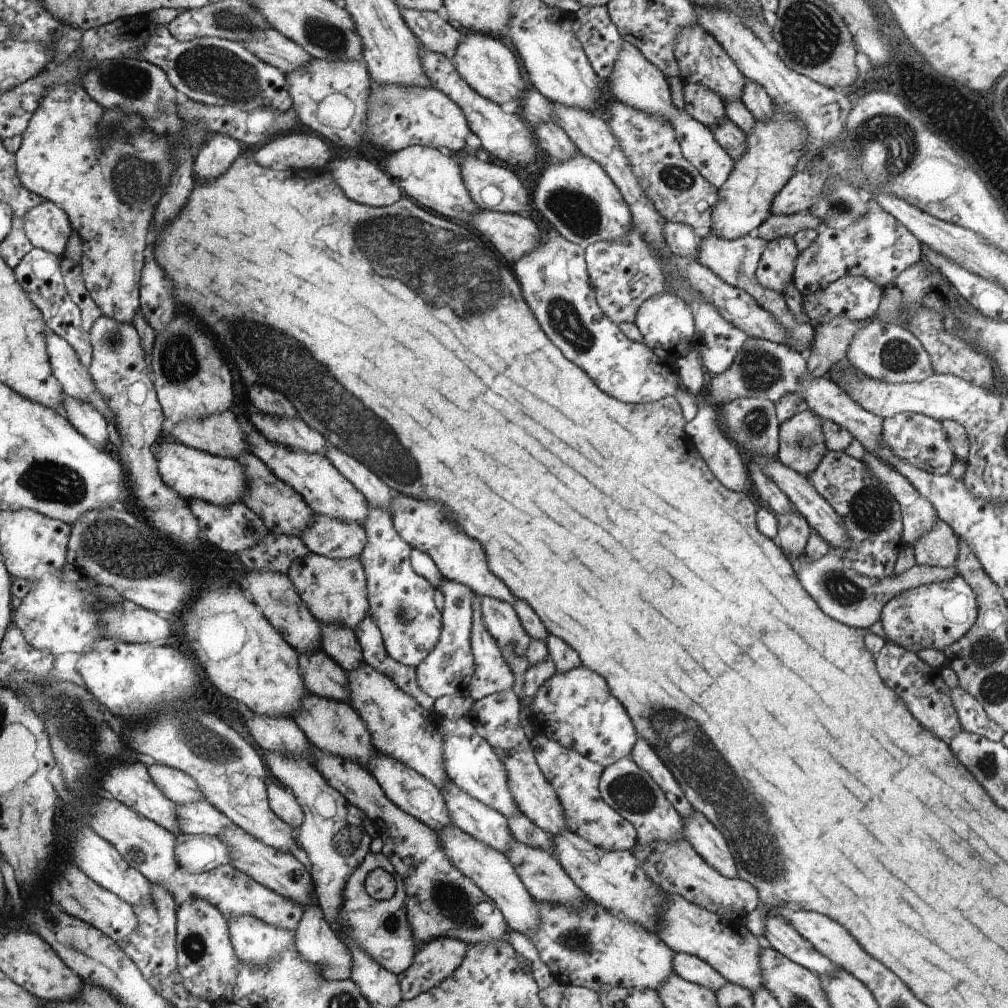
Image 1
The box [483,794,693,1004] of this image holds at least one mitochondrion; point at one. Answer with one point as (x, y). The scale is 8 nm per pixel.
(579, 941)

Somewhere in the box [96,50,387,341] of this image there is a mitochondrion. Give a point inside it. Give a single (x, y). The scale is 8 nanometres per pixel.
(136, 181)

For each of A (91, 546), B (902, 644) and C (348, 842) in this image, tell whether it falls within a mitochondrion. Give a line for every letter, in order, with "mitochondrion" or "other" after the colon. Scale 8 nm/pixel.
A: mitochondrion
B: other
C: mitochondrion

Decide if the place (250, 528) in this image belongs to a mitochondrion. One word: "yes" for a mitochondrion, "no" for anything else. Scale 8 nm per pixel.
no

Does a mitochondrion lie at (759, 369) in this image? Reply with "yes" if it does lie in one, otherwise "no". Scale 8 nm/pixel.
yes

